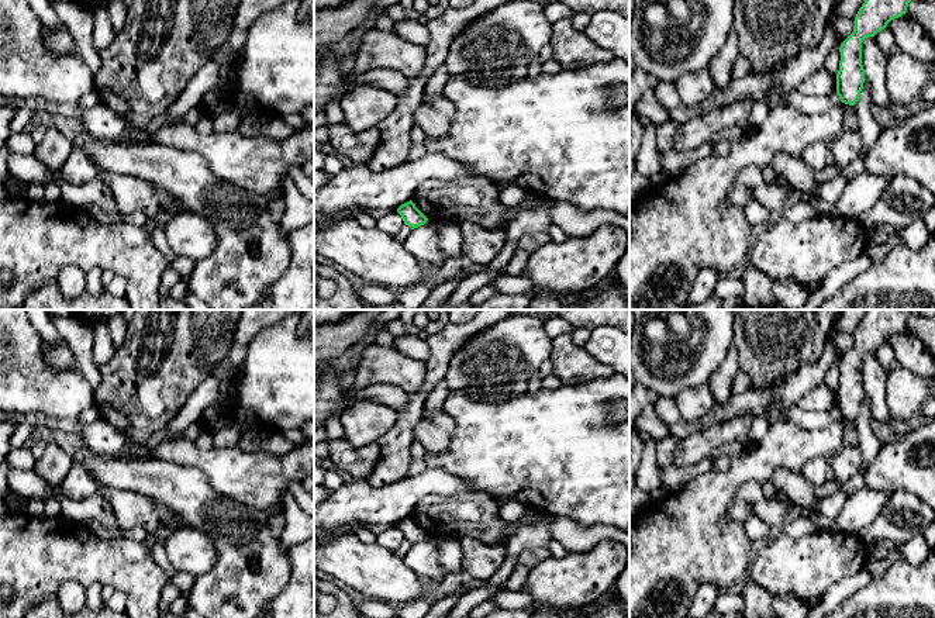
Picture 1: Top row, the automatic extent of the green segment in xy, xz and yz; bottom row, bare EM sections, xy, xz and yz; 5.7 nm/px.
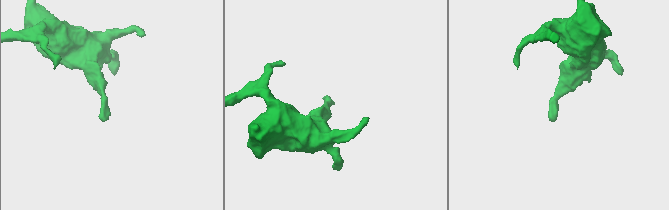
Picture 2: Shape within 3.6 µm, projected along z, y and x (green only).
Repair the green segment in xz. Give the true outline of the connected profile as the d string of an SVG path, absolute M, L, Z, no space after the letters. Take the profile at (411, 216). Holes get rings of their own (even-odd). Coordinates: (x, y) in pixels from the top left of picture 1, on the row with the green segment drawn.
M411 200L401 204L397 208L397 213L401 215L404 224L411 229L424 225L428 221L428 218L415 207Z

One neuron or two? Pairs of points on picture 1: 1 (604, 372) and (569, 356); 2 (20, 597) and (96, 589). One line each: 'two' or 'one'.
1: one
2: two

